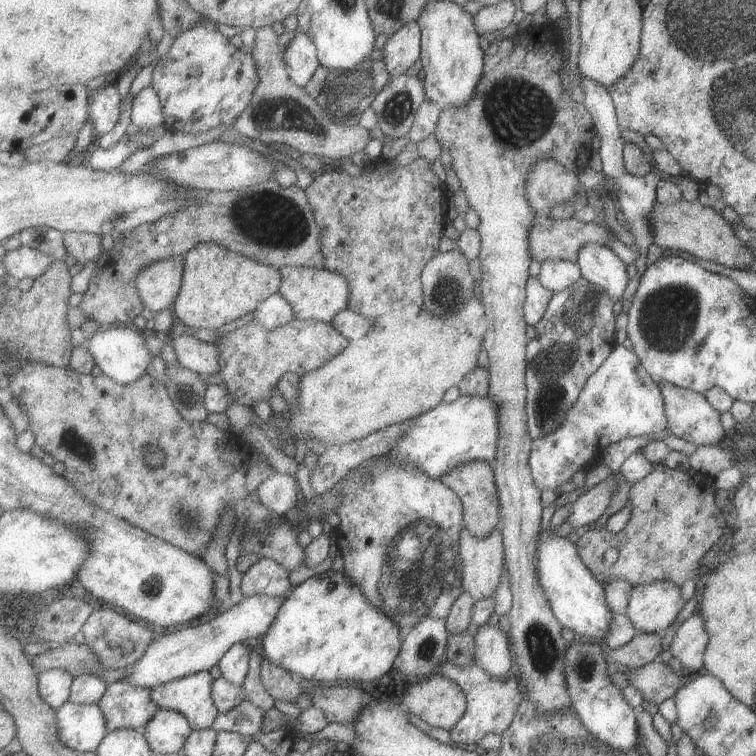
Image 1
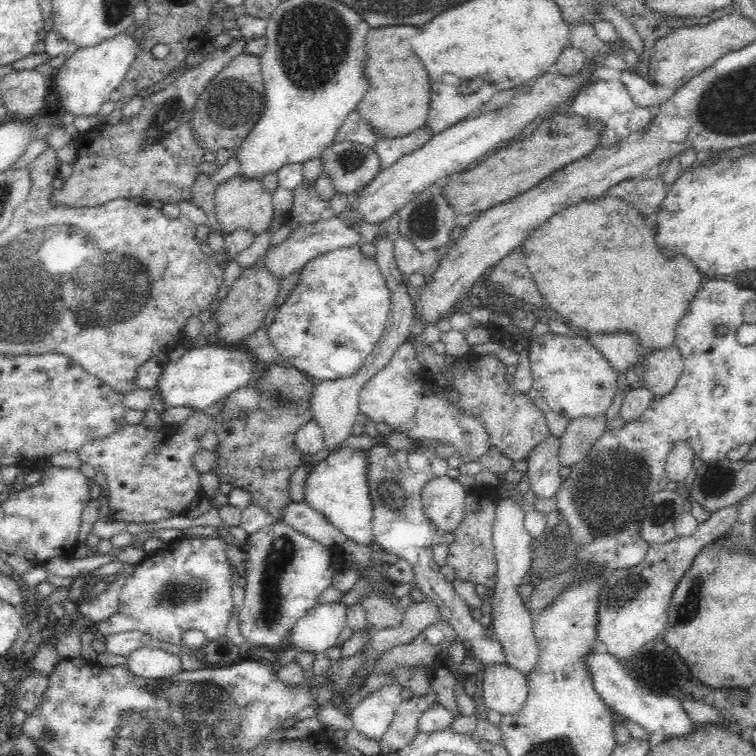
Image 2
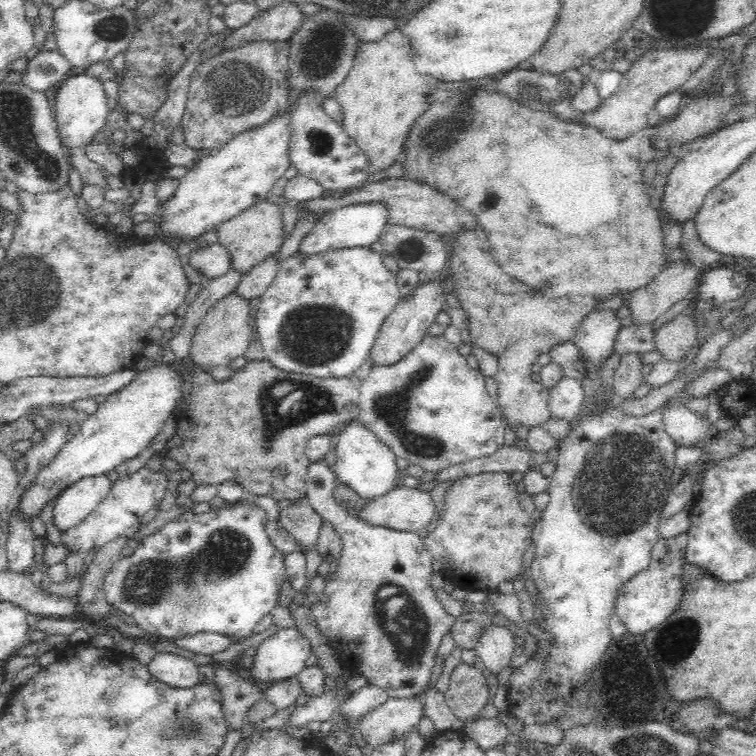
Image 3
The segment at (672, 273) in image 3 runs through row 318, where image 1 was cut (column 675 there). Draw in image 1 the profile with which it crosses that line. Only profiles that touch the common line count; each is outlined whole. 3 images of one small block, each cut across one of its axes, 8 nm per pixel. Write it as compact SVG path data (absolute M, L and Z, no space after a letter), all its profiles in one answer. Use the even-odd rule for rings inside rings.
M696 610L675 631L669 652L671 652L671 658L677 658L677 662L681 664L681 669L687 676L701 672L707 640L701 614Z

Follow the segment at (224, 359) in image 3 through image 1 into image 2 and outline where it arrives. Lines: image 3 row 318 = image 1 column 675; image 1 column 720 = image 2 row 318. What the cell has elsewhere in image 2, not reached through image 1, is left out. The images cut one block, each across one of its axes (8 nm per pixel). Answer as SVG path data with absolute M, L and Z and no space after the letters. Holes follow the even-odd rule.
M255 265L243 270L240 277L230 286L228 296L217 301L214 307L214 319L220 325L217 335L224 344L245 341L253 333L256 333L265 322L268 312L272 307L276 307L276 296L280 292L282 279L276 277L262 266Z

